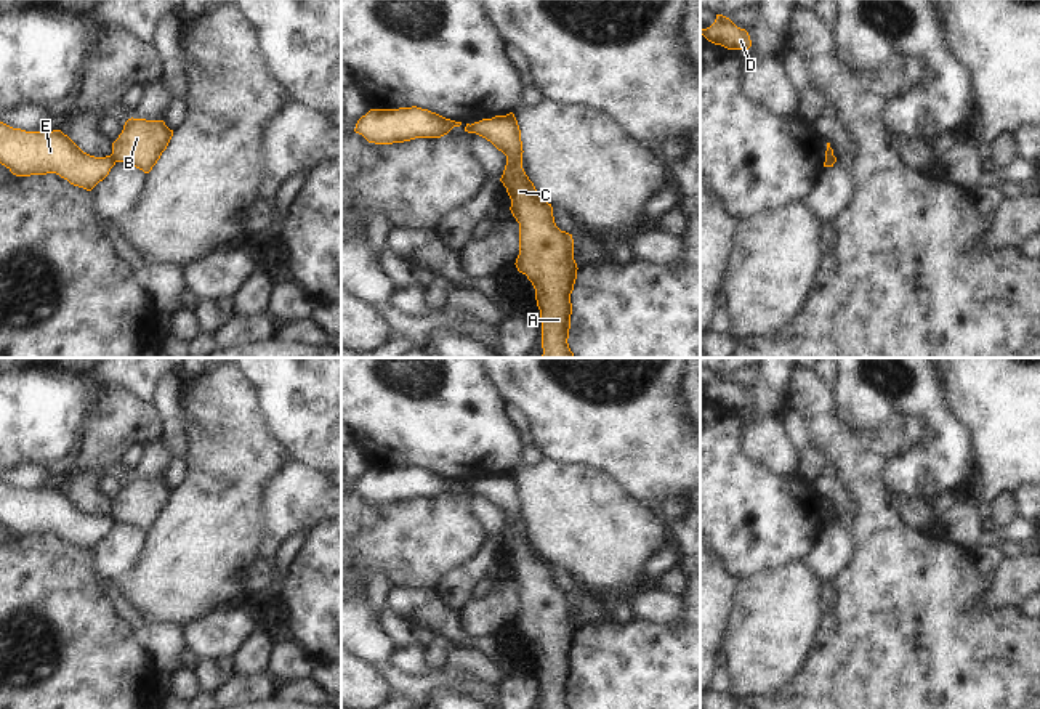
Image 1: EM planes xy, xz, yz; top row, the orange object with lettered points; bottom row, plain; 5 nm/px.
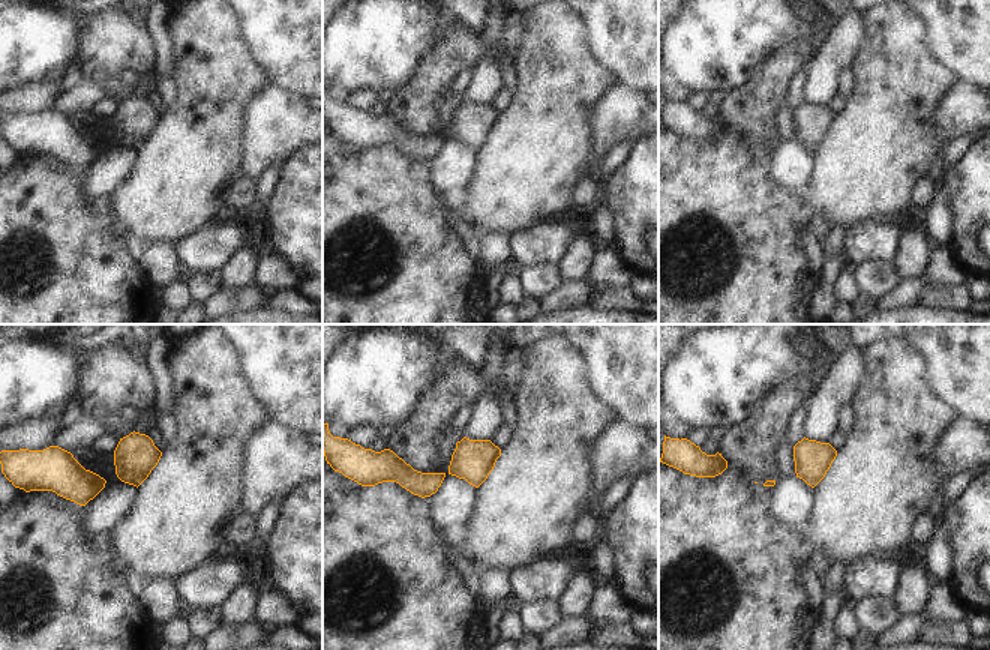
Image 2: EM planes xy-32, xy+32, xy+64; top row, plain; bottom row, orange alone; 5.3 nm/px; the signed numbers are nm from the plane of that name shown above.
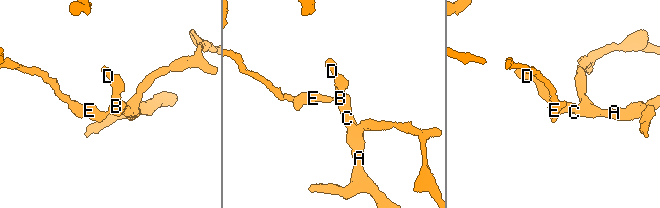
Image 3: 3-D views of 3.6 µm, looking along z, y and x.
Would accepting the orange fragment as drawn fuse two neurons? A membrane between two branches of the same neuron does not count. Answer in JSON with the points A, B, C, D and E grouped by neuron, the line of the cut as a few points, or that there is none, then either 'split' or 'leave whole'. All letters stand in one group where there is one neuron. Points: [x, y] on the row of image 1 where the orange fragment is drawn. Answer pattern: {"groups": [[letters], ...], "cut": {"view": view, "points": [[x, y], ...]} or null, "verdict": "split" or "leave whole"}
{"groups": [["A", "B", "C", "D"], ["E"]], "cut": {"view": "xy", "points": [[111, 154], [116, 161]]}, "verdict": "split"}

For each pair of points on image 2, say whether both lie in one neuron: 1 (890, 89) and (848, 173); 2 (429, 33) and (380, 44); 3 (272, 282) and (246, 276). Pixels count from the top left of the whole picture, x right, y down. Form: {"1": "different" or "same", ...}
{"1": "same", "2": "same", "3": "different"}

